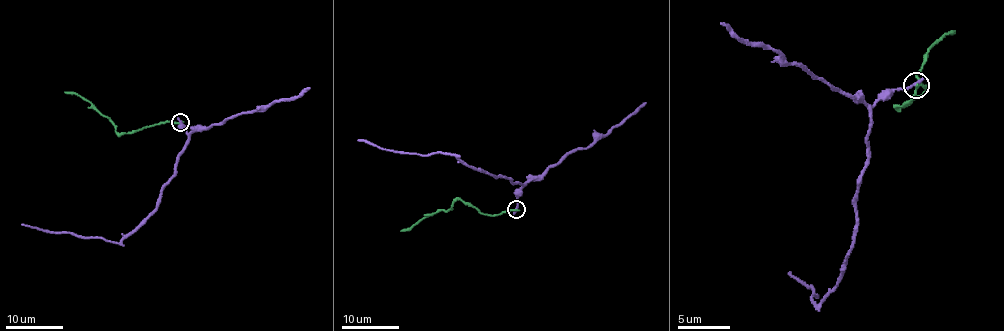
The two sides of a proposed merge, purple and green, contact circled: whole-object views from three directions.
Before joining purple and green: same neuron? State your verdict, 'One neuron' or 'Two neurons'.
Two neurons

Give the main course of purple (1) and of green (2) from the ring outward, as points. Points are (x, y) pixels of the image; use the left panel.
1: (180, 122), (188, 135), (188, 144), (178, 156), (174, 177), (164, 187), (157, 207), (118, 242), (21, 224)
2: (180, 122), (150, 125), (121, 134), (90, 102), (75, 94), (64, 92)

